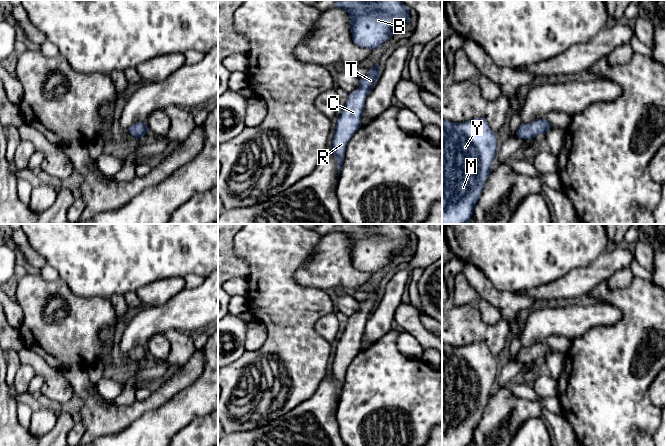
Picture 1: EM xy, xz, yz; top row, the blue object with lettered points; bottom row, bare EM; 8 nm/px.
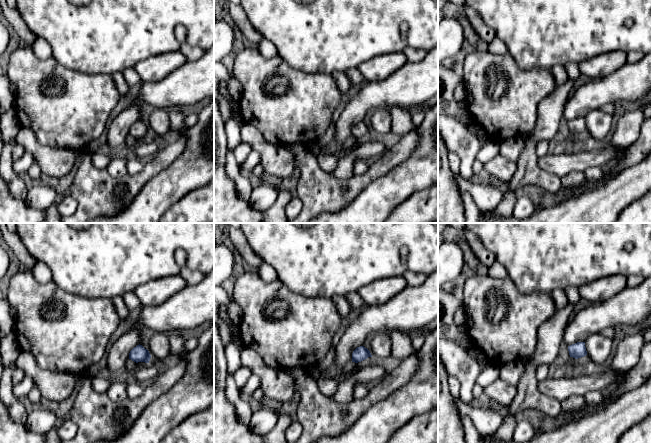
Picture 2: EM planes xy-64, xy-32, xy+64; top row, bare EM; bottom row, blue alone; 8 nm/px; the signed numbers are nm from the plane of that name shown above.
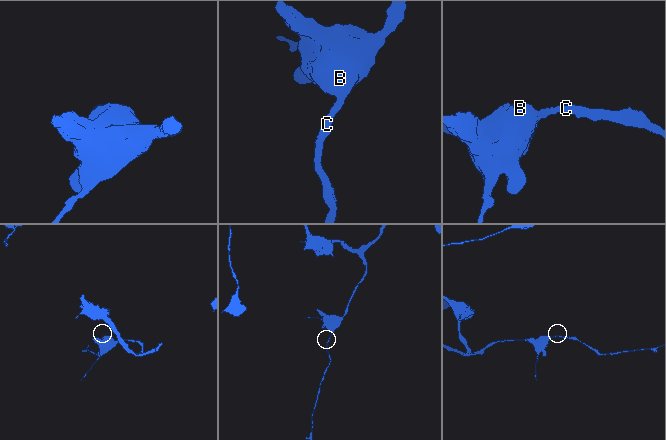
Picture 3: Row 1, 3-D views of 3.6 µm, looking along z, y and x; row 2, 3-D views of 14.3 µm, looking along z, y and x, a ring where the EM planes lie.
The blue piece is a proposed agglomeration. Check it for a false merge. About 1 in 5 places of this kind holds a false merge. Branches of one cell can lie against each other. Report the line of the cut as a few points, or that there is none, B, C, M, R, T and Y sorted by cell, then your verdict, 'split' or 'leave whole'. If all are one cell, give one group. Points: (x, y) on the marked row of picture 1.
no cut; B C M R T Y; leave whole

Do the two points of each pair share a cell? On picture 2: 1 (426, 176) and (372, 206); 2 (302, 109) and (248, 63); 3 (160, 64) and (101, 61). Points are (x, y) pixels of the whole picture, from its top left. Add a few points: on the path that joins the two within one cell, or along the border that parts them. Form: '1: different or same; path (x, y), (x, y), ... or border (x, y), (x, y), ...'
1: same; path (413, 176), (406, 178), (385, 194)
2: same; path (283, 103), (263, 99), (259, 94), (257, 82)
3: different; border (160, 54), (154, 54), (140, 60), (133, 67)

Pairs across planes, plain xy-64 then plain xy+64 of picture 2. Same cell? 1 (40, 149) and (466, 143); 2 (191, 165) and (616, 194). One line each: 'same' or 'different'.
1: different
2: same

